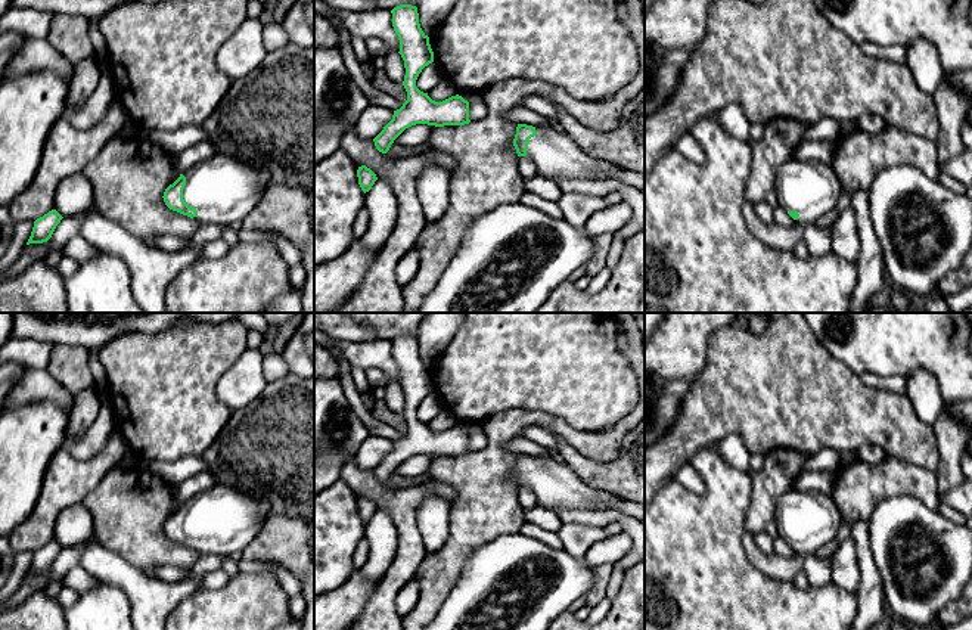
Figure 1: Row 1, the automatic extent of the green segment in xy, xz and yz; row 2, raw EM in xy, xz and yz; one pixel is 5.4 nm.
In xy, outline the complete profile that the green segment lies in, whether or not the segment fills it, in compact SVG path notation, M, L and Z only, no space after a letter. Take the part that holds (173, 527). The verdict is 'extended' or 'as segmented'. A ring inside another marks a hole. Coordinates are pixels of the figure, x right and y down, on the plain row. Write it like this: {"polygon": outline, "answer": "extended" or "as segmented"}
{"polygon": "M215 484L180 505L162 528L170 540L201 555L232 556L260 534L267 513L264 500Z", "answer": "extended"}

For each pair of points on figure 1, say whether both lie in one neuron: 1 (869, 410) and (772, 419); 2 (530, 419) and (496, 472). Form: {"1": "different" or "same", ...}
{"1": "same", "2": "same"}

